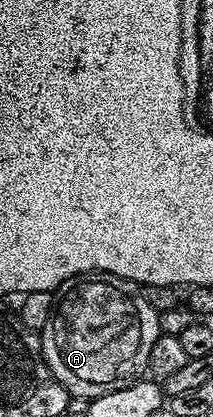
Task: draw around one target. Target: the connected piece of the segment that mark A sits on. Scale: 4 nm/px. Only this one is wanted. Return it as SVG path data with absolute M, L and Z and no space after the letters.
M94 272L81 275L65 292L54 304L45 327L39 330L41 355L45 357L47 368L55 380L59 380L59 384L63 384L63 388L74 399L84 400L98 398L119 386L128 386L130 382L138 381L146 373L151 346L162 334L158 307L153 307L141 295L144 294L142 287L114 274Z

